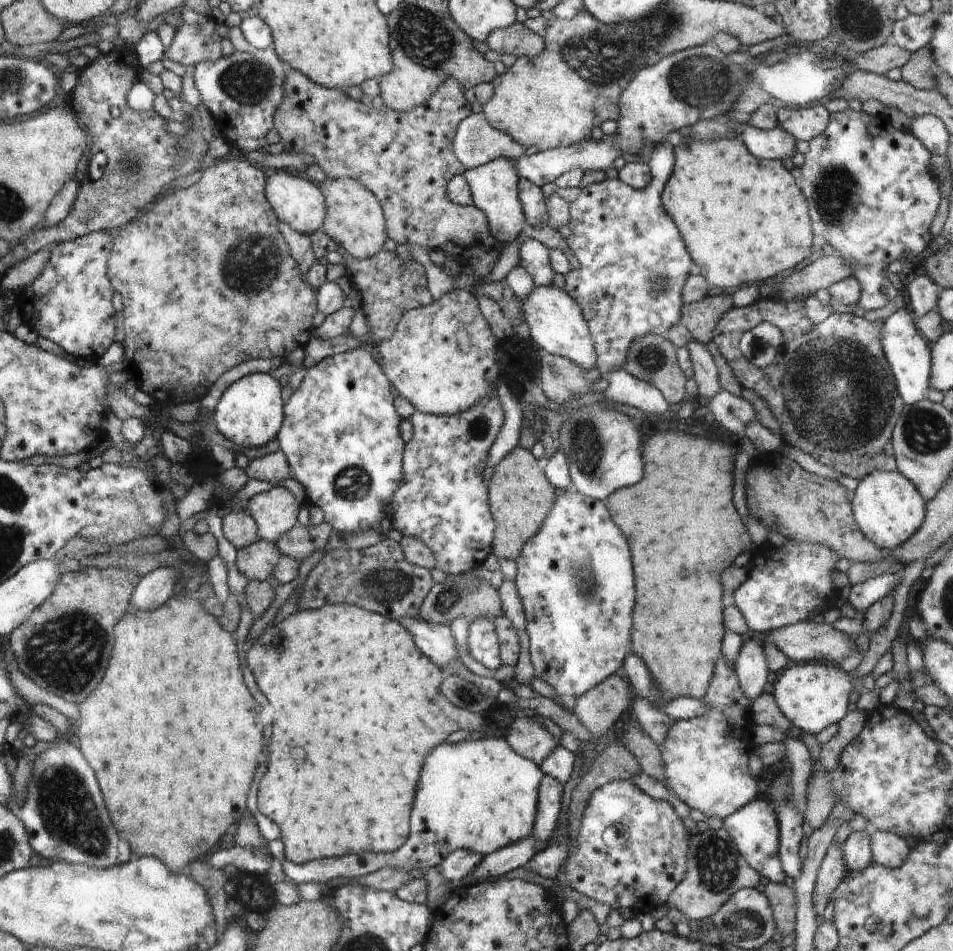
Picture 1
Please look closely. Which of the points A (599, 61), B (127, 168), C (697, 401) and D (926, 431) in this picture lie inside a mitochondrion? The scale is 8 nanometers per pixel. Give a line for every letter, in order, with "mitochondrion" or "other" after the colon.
A: mitochondrion
B: mitochondrion
C: other
D: mitochondrion

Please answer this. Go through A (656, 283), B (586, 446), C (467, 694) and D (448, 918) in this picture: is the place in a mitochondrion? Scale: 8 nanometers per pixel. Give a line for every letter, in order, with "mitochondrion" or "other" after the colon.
A: mitochondrion
B: mitochondrion
C: mitochondrion
D: other

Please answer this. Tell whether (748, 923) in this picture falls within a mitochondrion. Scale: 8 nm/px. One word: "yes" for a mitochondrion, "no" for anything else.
yes

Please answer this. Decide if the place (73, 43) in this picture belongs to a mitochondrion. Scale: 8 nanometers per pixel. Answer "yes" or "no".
no

